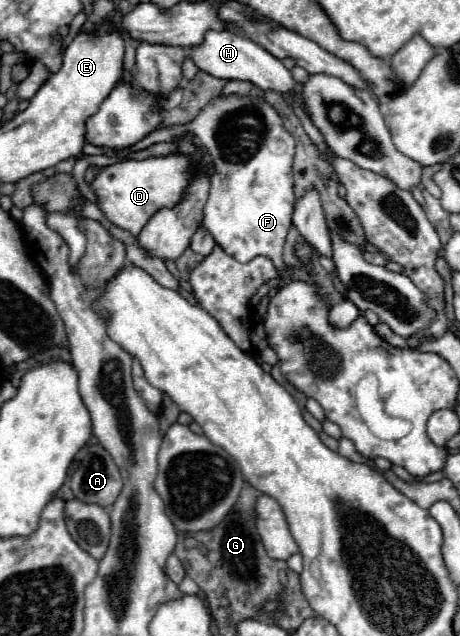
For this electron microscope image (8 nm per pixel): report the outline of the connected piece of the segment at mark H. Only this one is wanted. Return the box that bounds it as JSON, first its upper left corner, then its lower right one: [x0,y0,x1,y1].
[190,31,306,111]

